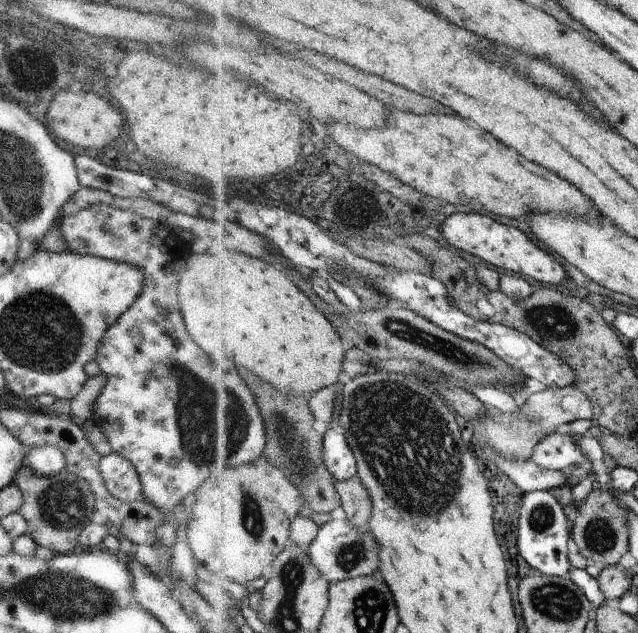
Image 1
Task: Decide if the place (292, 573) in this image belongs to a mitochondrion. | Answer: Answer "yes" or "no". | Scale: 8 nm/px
yes

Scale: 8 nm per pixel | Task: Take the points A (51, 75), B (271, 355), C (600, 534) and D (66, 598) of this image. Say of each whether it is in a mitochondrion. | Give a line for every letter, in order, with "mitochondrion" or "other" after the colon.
A: mitochondrion
B: other
C: mitochondrion
D: mitochondrion

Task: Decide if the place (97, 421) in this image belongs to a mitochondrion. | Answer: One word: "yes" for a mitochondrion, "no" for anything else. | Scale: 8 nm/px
no

